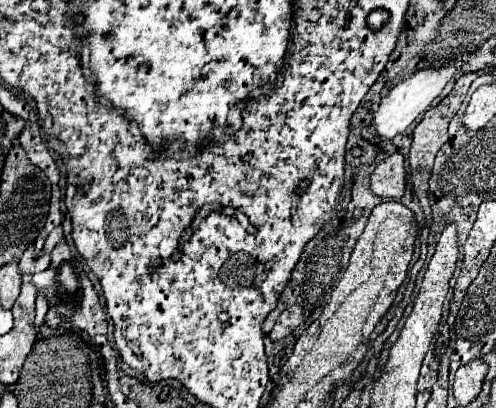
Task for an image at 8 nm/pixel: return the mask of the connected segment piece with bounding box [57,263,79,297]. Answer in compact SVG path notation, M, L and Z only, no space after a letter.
M65 263L65 265L59 269L57 281L59 281L61 287L65 287L65 291L67 291L71 297L75 295L77 287L79 287L79 281L77 281L77 277L75 277L75 273L73 273L73 267L71 267L69 263Z

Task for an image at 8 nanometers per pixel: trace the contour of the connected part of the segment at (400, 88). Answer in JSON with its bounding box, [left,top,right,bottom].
[375,63,457,139]

